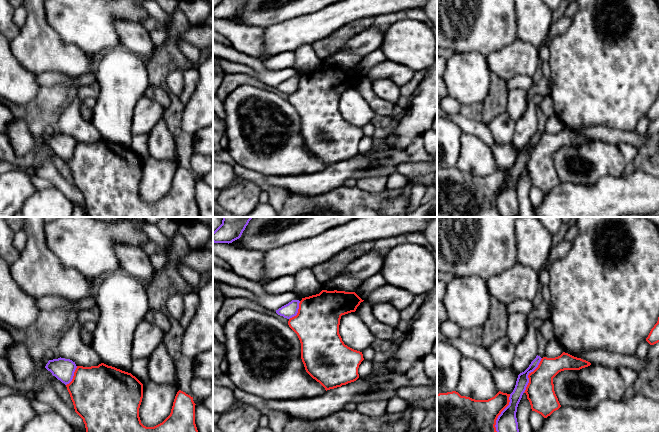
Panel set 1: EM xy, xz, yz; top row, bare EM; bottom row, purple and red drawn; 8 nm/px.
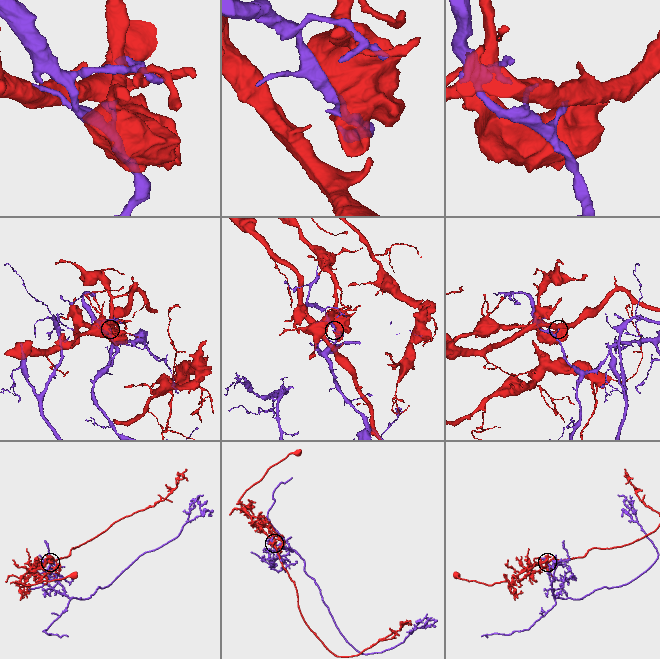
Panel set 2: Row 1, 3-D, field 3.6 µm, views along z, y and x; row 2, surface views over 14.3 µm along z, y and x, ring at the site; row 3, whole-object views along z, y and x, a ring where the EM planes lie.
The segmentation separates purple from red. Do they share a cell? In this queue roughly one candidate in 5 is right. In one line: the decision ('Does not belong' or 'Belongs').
Does not belong

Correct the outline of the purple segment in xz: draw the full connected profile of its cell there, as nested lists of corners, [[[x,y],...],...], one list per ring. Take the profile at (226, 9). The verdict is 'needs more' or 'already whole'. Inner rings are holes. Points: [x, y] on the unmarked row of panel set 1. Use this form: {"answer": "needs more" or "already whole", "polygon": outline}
{"answer": "already whole", "polygon": [[[221,0],[213,8],[214,19],[232,19],[239,15],[248,0]]]}

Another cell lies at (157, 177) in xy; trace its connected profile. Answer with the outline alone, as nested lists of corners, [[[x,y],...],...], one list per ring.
[[[150,156],[144,160],[139,184],[141,199],[146,203],[154,203],[162,199],[170,191],[179,166],[178,157],[173,160],[157,160]]]

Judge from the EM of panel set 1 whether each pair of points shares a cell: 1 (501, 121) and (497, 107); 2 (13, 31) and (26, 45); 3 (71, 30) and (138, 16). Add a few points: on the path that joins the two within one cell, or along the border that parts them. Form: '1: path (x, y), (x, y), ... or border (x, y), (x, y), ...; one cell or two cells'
1: border (505, 111), (496, 115), (487, 124); two cells
2: border (20, 27), (19, 32), (10, 40); two cells
3: path (88, 19), (100, 13), (121, 13); one cell

